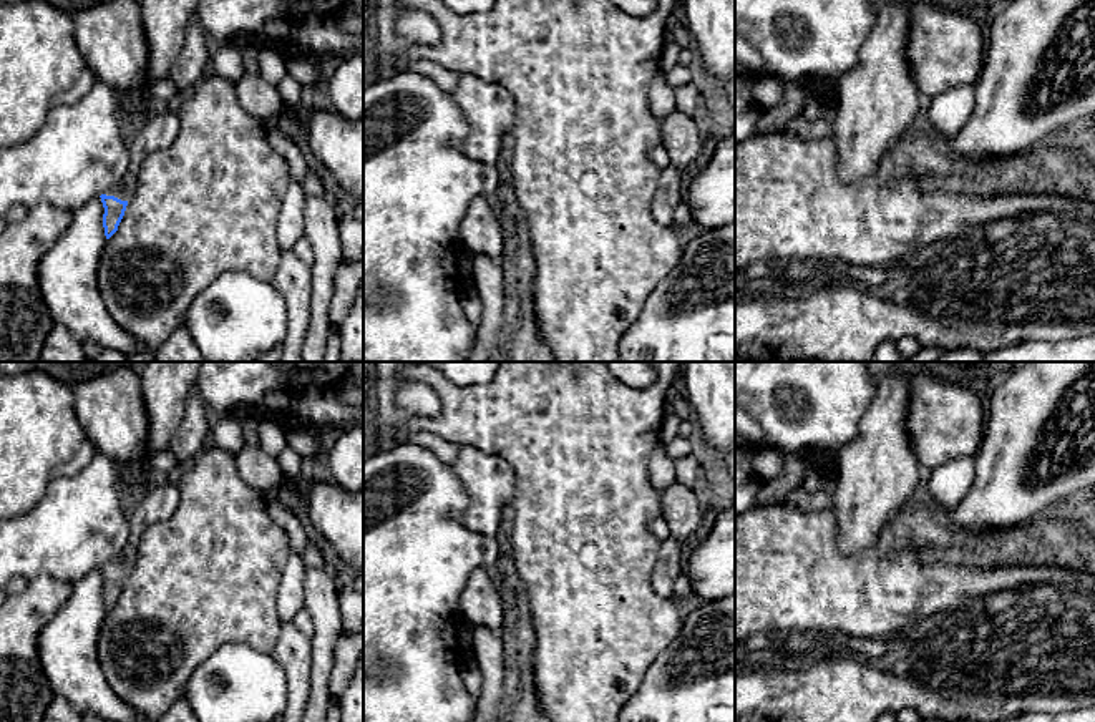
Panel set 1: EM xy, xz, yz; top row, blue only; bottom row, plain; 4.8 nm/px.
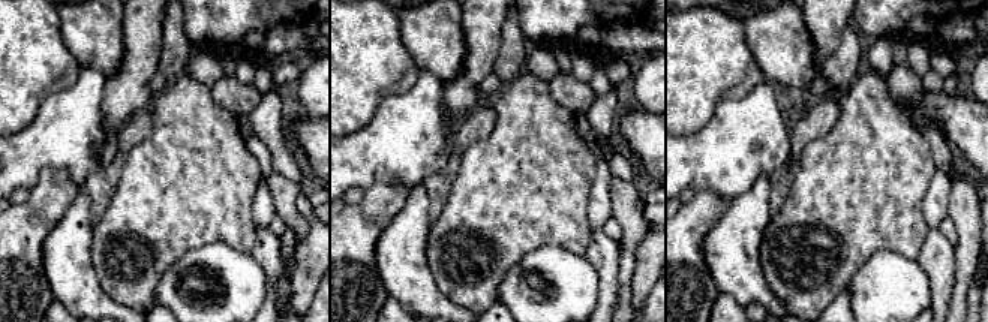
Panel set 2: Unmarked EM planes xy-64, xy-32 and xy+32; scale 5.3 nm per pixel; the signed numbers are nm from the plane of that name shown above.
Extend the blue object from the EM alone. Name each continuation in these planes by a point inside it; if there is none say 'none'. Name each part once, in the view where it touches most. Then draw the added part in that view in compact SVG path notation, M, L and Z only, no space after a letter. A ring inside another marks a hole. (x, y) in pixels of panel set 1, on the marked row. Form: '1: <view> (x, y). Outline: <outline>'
1: xy (158, 133). Outline: M173 106L166 111L151 115L148 123L128 141L129 166L123 179L106 196L114 196L121 201L133 198L138 173L143 161L154 151L166 149L179 133L179 118Z

